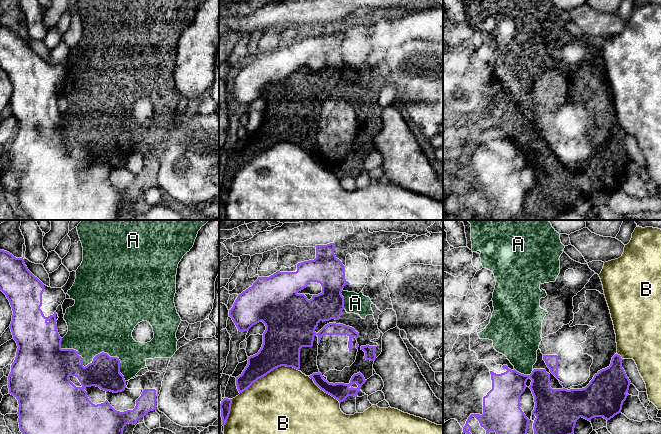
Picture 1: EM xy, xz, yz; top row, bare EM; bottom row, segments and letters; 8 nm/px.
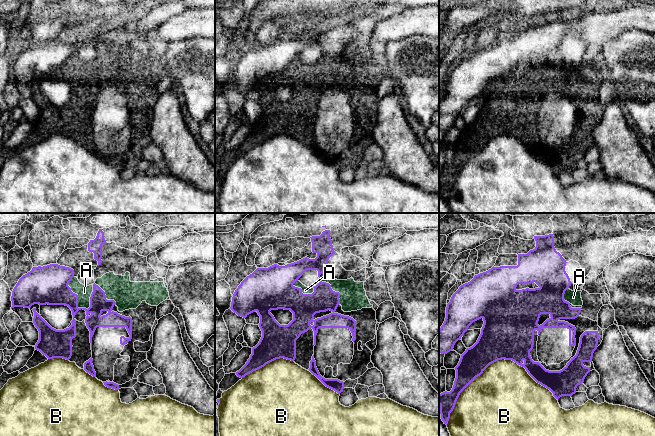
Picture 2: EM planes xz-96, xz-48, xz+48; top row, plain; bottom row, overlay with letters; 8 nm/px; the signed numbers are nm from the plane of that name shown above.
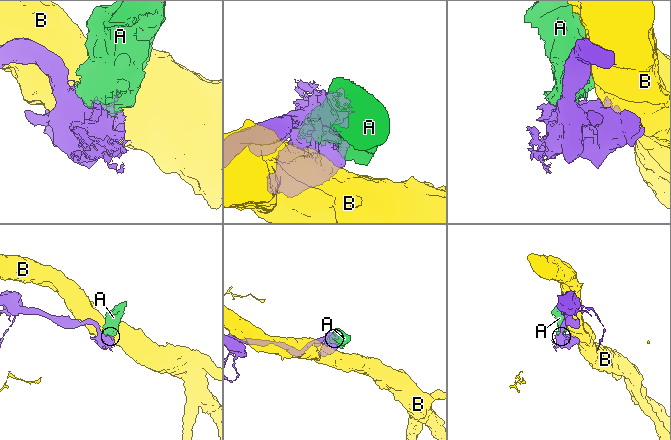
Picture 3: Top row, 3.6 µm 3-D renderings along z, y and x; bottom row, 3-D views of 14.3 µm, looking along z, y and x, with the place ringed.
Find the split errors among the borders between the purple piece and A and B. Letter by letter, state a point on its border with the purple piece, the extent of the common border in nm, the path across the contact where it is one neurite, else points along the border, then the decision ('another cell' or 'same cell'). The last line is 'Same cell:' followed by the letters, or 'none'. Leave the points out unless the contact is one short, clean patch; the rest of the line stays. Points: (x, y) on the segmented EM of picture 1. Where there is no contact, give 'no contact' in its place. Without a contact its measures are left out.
A: xy (93, 359) | 600 nm | same cell
B: xz (269, 372) | 500 nm | another cell
Same cell: A

